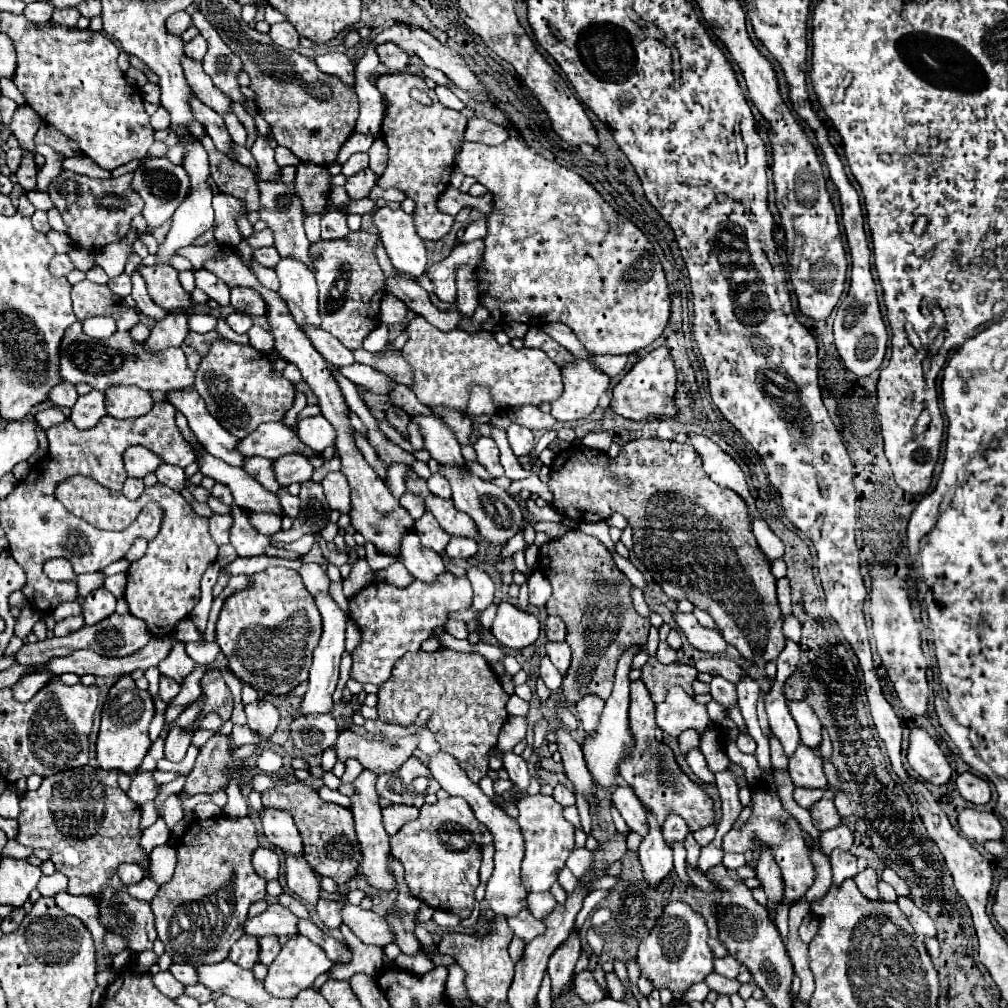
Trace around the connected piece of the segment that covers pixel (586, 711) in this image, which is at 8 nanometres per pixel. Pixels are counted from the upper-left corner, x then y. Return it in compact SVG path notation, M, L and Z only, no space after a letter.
M594 695L582 697L582 701L578 701L578 705L574 705L576 717L578 717L580 725L582 725L588 733L594 731L598 719L600 719L600 715L602 715L602 709L604 709L602 697L594 697Z

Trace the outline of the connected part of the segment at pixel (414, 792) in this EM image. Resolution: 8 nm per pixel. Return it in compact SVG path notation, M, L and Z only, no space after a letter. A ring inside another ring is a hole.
M410 757L398 771L380 775L376 781L376 789L380 797L390 803L420 807L424 803L424 797L428 793L436 793L440 785L434 781L434 777L430 777L430 769L426 769L426 763L422 763L418 757ZM420 777L426 777L428 781L424 791L416 789L416 781Z

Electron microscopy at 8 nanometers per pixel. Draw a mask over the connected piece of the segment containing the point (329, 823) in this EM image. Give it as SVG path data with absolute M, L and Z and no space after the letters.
M306 783L278 785L276 789L262 793L262 803L264 807L288 811L294 817L296 827L304 839L304 857L318 875L332 877L338 885L344 885L360 875L358 869L362 865L362 849L358 849L356 843L358 837L354 833L354 817L350 809L322 801L318 791Z

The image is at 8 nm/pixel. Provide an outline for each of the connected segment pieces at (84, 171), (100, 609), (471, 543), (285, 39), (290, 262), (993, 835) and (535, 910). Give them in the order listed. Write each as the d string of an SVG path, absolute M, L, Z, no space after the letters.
M86 155L70 157L62 165L64 165L64 169L70 169L70 171L80 173L80 175L90 175L90 177L100 177L100 179L110 177L110 173L106 169L102 169L100 165L94 165L94 161L90 161Z
M98 587L84 599L82 617L86 625L96 625L98 621L110 617L114 613L114 607L116 607L116 597L106 587Z
M450 537L450 543L446 545L446 557L450 559L470 559L478 551L478 541L468 537Z
M274 23L274 25L270 25L270 33L268 33L268 37L276 43L276 45L280 45L280 47L284 47L284 49L294 49L294 51L298 51L300 49L300 35L298 35L298 31L290 25L290 23Z
M280 259L276 265L276 275L280 279L278 295L286 301L294 321L300 327L320 327L318 287L314 281L314 273L298 259Z
M976 807L962 809L958 813L958 825L960 825L960 831L976 843L984 843L988 839L998 841L1002 837L1002 825L998 817L994 813L980 811Z
M550 891L546 893L530 893L530 913L536 917L536 919L546 919L552 911L554 911L554 905L556 905L556 899L552 897Z

